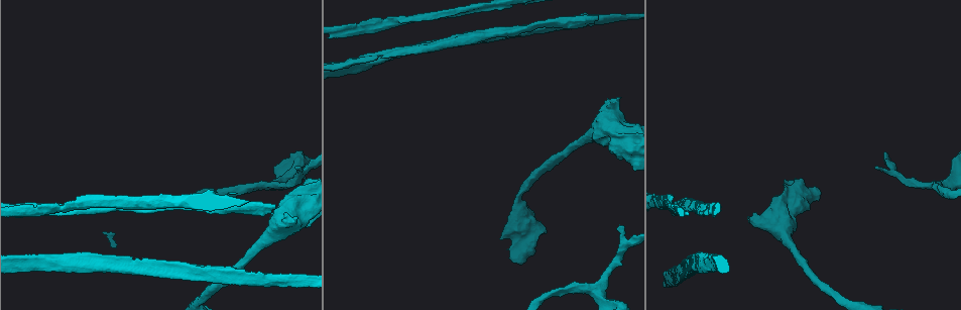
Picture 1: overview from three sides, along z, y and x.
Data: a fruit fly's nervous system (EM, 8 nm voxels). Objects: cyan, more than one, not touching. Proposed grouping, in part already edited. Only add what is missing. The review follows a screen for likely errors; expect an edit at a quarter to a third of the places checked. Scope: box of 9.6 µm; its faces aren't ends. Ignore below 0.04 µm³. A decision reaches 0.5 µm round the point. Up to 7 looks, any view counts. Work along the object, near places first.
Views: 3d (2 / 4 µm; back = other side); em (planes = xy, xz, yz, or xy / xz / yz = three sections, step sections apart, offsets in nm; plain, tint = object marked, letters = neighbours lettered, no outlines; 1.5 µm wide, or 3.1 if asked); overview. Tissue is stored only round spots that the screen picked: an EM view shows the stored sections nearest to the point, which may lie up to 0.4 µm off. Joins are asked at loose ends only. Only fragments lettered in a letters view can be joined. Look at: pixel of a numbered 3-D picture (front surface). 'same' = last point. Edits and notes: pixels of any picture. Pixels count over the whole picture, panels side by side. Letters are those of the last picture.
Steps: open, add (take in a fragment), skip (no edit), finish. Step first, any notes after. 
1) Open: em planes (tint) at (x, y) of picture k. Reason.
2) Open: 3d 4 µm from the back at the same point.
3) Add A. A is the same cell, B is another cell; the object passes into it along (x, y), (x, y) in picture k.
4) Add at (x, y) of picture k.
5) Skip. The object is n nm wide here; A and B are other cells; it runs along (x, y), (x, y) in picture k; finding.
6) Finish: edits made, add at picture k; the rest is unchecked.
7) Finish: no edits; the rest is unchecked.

Open: em xy step 8 (letters) at (747, 216) of picture 1. Thick end.

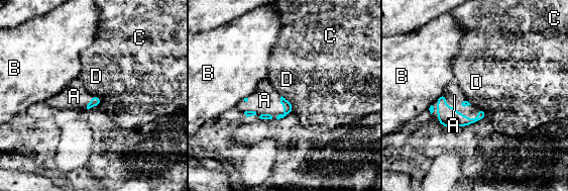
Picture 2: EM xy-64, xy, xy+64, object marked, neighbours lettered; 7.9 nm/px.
Add at (454, 95) of picture 2. A is the same cell, B, C and D are other cells; the object passes into it along (447, 115), (457, 111), (454, 95) in picture 2; the neuron continues.

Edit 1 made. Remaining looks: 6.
Open: 3d 4 µm from the back at (274, 209) of picture 1. End of a long branch.

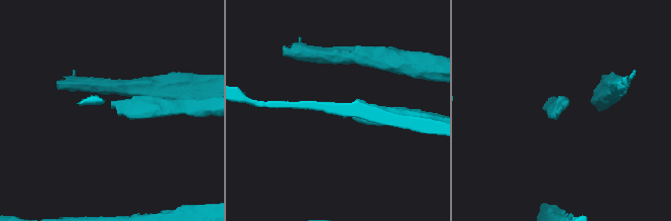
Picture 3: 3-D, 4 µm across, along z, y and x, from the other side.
Open: em planes (letters) at (567, 105) of picture 3.

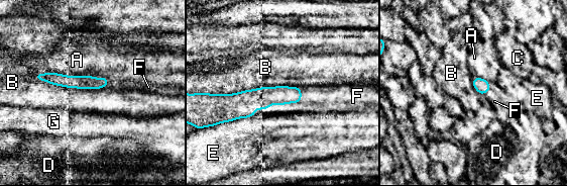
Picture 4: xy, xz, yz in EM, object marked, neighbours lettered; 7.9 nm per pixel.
Add at (320, 95) of picture 4. F is the same cell, A, B, C, D, E and G are other cells; the object passes into it along (280, 95), (300, 95), (320, 95) in picture 4; it goes on there.

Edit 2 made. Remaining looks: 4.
Open: overview. See it whole again.

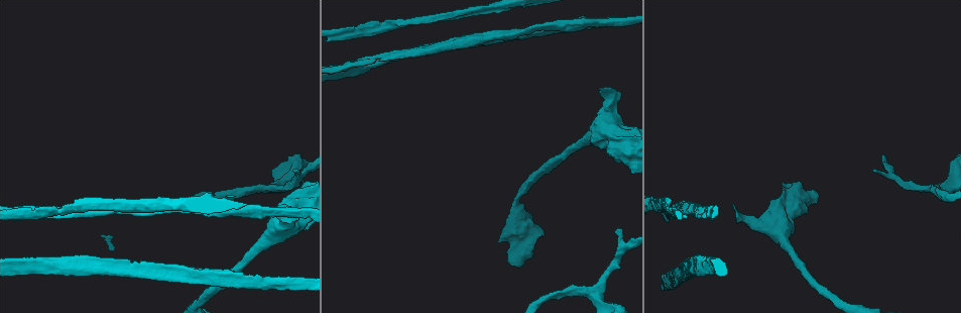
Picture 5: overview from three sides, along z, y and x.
Open: 3d 2 µm at (618, 230) of picture 5. Branch stops here.

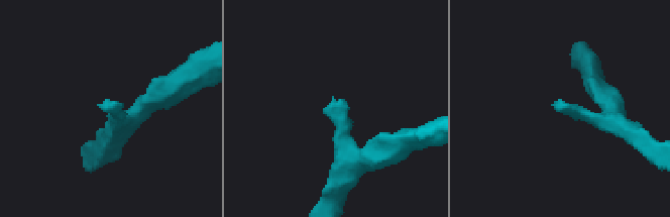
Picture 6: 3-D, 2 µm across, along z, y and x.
Open: em planes (letters) at (109, 101) of picture 6. Now the EM.

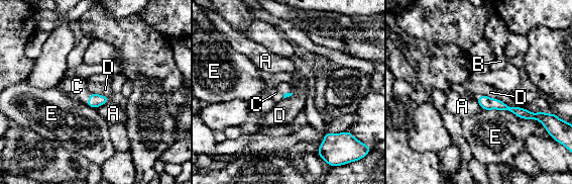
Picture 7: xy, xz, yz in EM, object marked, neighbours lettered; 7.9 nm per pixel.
Add at (77, 86) of picture 7. C is the same cell, A, B, D and E are other cells; the object passes into it along (95, 100), (89, 98), (77, 86) in picture 7; the neuron continues.

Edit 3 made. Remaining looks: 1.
Finish: edits made, add at picture 2, add at picture 4, add at picture 7; the rest is unchecked.

